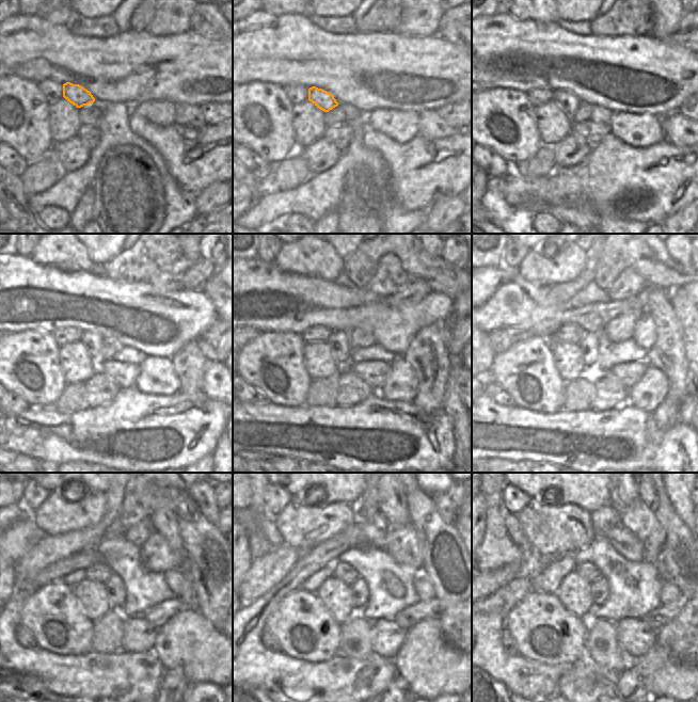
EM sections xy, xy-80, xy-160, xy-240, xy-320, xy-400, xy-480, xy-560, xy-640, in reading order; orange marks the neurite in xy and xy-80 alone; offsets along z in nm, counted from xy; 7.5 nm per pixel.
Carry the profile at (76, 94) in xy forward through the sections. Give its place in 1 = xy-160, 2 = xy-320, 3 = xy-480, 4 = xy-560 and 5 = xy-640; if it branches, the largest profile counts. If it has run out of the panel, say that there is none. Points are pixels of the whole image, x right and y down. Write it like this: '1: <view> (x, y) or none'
1: xy-160 (567, 100)
2: xy-320 (338, 341)
3: xy-480 (114, 586)
4: xy-560 (359, 589)
5: xy-640 (600, 589)

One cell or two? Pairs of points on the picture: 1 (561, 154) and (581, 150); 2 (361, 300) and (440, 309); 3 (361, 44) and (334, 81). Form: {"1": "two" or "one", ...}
{"1": "one", "2": "one", "3": "one"}

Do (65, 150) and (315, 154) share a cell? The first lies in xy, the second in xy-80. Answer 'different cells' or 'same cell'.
same cell

